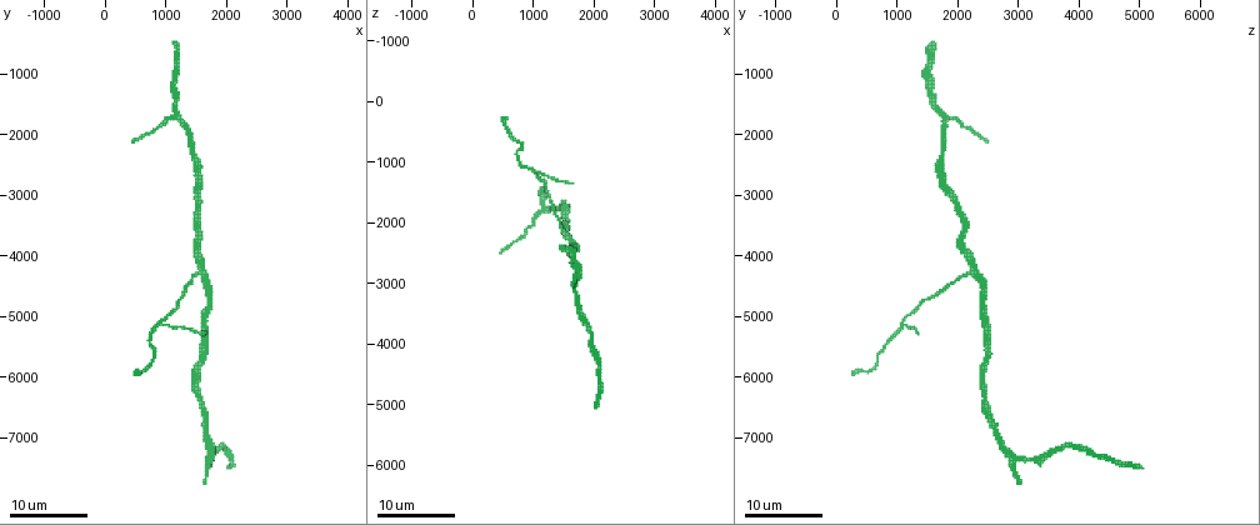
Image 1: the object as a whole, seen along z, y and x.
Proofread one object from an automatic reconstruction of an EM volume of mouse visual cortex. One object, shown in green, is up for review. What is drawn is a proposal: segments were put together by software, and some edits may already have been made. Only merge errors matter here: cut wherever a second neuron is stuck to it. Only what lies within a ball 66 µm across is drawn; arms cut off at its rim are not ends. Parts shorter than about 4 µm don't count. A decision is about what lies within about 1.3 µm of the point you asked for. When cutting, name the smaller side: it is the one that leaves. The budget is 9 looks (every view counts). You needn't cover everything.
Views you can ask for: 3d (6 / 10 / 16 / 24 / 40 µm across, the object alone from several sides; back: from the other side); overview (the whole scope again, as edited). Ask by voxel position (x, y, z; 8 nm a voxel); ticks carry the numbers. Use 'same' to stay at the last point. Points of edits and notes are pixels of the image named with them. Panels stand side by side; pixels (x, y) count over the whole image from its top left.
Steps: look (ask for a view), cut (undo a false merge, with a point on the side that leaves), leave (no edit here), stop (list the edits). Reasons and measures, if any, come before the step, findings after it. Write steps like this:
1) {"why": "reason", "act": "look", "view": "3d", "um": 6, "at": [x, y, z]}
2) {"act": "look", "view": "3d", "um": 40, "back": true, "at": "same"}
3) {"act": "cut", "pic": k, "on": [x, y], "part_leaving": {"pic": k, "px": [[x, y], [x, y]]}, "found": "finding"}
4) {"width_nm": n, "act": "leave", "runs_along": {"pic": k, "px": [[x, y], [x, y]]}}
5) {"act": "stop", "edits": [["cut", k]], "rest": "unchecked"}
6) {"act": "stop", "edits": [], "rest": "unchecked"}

{"why": "three-way junction", "act": "look", "view": "3d", "um": 16, "at": [1150, 1750, 1800]}

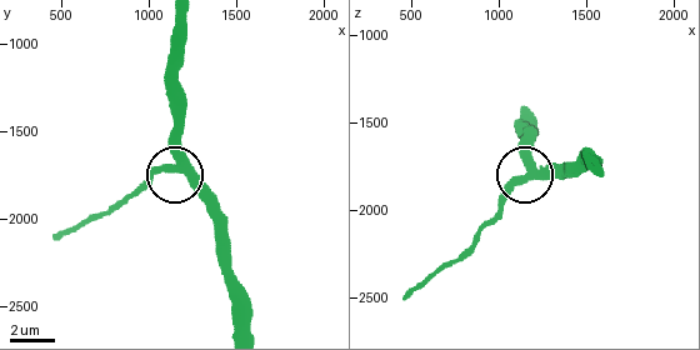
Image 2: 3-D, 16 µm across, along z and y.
{"act": "look", "view": "3d", "um": 6, "at": [1120, 1700, 1820]}

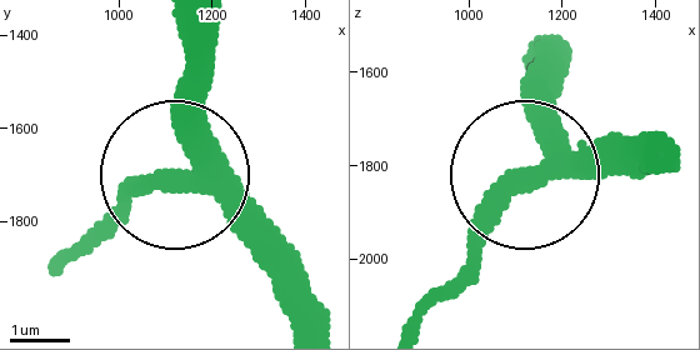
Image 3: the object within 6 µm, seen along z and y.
{"width_nm": 370, "act": "leave", "found": "all the same neuron"}

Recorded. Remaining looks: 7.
{"why": "three arms meet", "act": "look", "view": "3d", "um": 24, "at": [1600, 4250, 2250]}

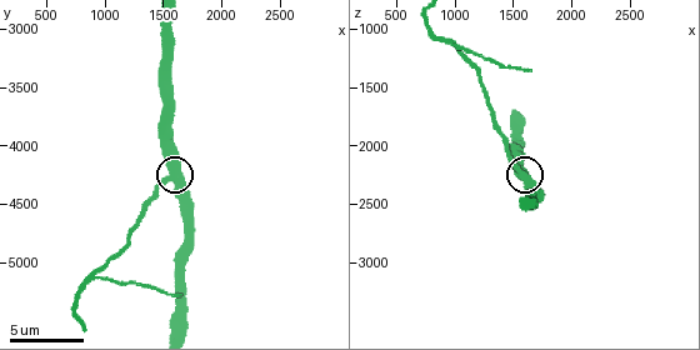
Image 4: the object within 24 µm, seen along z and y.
{"act": "look", "view": "3d", "um": 6, "at": [1600, 4240, 2240]}

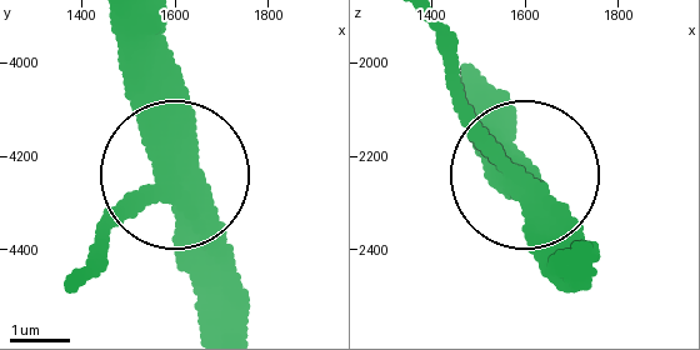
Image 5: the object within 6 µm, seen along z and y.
{"width_nm": 420, "act": "leave", "runs_along": {"pic": 5, "px": [[220, 325], [220, 235], [175, 180], [150, 185], [101, 245]]}, "found": "one neuron here"}

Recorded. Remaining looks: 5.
{"act": "look", "view": "3d", "um": 24, "at": [1650, 5000, 2400]}

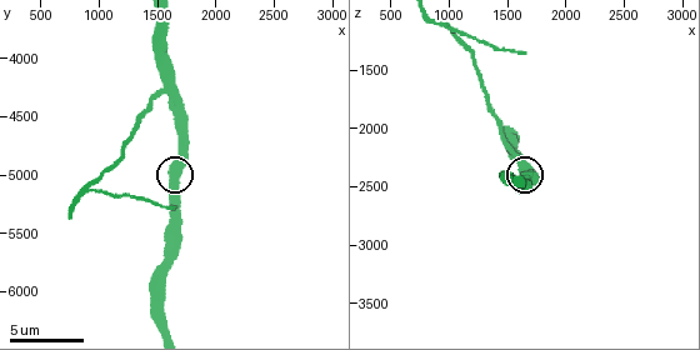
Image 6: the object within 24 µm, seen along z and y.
{"act": "look", "view": "3d", "um": 10, "at": "same"}

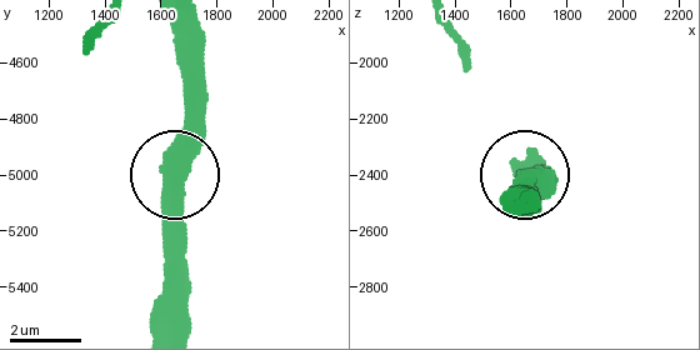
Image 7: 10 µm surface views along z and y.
{"act": "leave", "runs_along": {"pic": 7, "px": [[170, 163], [170, 171], [188, 115], [188, 55]]}, "found": "one neuron here"}

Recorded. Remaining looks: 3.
{"why": "narrows sharply", "act": "look", "view": "3d", "um": 16, "at": [2000, 7150, 4100]}

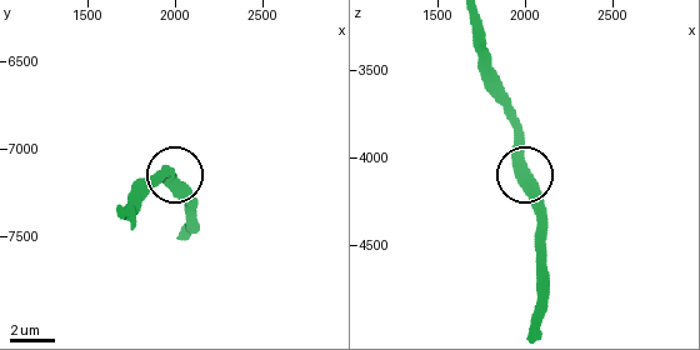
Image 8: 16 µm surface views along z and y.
{"act": "look", "view": "3d", "um": 10, "at": "same"}

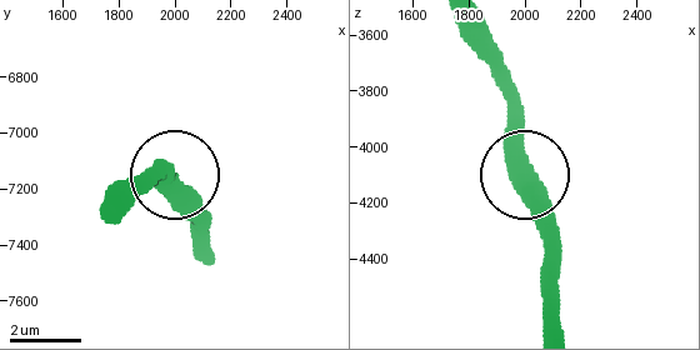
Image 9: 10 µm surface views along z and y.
{"width_nm": 450, "act": "leave", "found": "continuous, no second neuron"}

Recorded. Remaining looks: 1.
{"act": "stop", "edits": [], "rest": "unchecked"}

